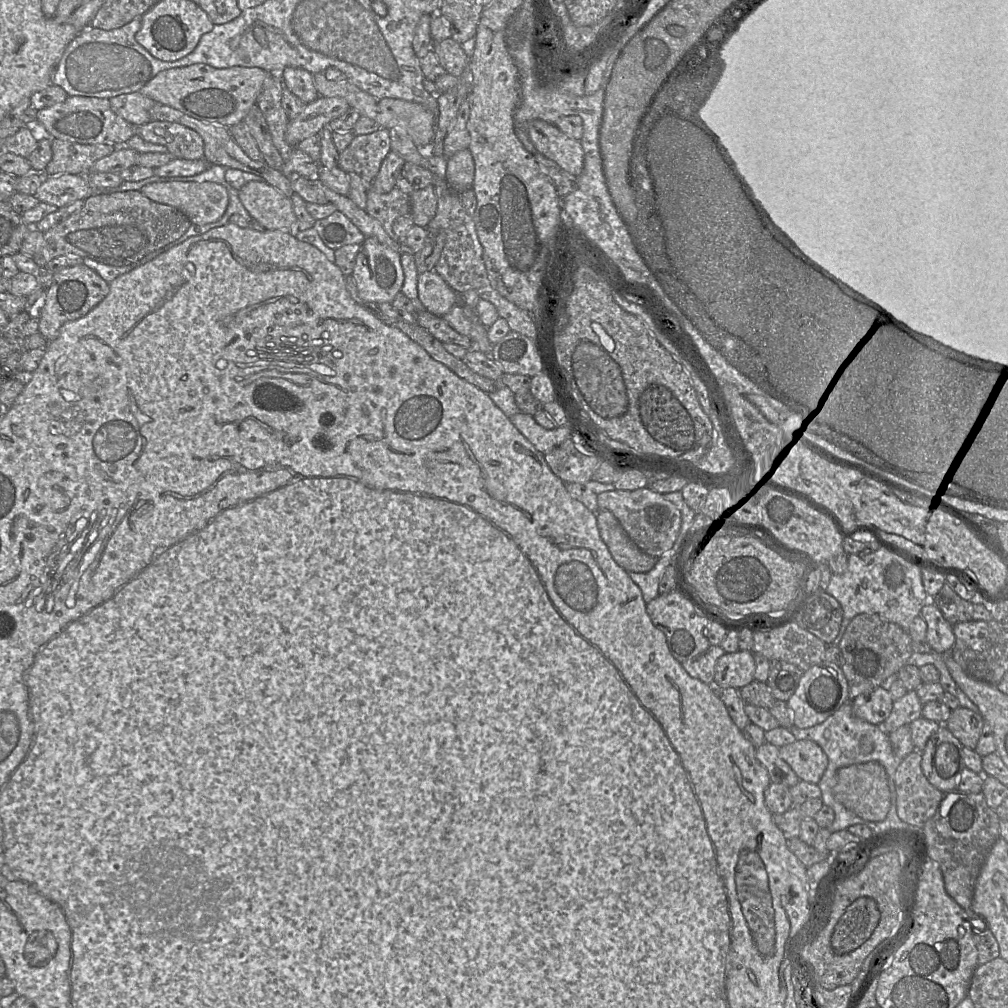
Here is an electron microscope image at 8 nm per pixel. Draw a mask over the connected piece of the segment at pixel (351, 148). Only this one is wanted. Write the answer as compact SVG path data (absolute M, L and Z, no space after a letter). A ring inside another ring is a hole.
M381 128L370 134L355 136L350 145L340 153L338 166L346 173L354 172L373 183L390 151L389 129Z

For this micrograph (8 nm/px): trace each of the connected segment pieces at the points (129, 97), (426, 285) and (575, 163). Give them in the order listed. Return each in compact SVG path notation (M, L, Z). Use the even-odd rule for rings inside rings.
M140 92L119 95L109 102L114 113L136 127L151 121L150 111L156 104Z
M436 270L418 276L418 298L425 310L442 317L460 303L457 294Z
M540 119L530 121L527 132L538 152L570 174L581 174L584 151L580 140L566 135L556 125Z

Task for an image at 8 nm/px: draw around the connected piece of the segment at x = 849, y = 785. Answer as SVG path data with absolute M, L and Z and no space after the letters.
M876 761L852 764L839 768L835 773L832 794L836 801L856 816L870 821L883 821L890 809L890 789L885 768Z

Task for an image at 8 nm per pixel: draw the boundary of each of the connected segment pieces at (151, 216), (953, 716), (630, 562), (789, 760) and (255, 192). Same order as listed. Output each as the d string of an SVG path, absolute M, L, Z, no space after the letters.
M131 190L111 194L92 193L83 206L43 233L39 250L32 256L38 267L59 256L89 258L111 266L127 266L180 238L192 225L176 208Z
M959 707L951 710L945 726L964 747L975 750L984 725L980 712Z
M600 509L596 516L600 536L621 568L636 573L646 573L653 569L657 558L637 547L612 512Z
M796 740L779 747L779 756L800 780L812 784L818 784L828 765L826 754L812 740Z
M249 181L238 196L250 216L267 230L296 230L297 218L291 198L266 181Z

